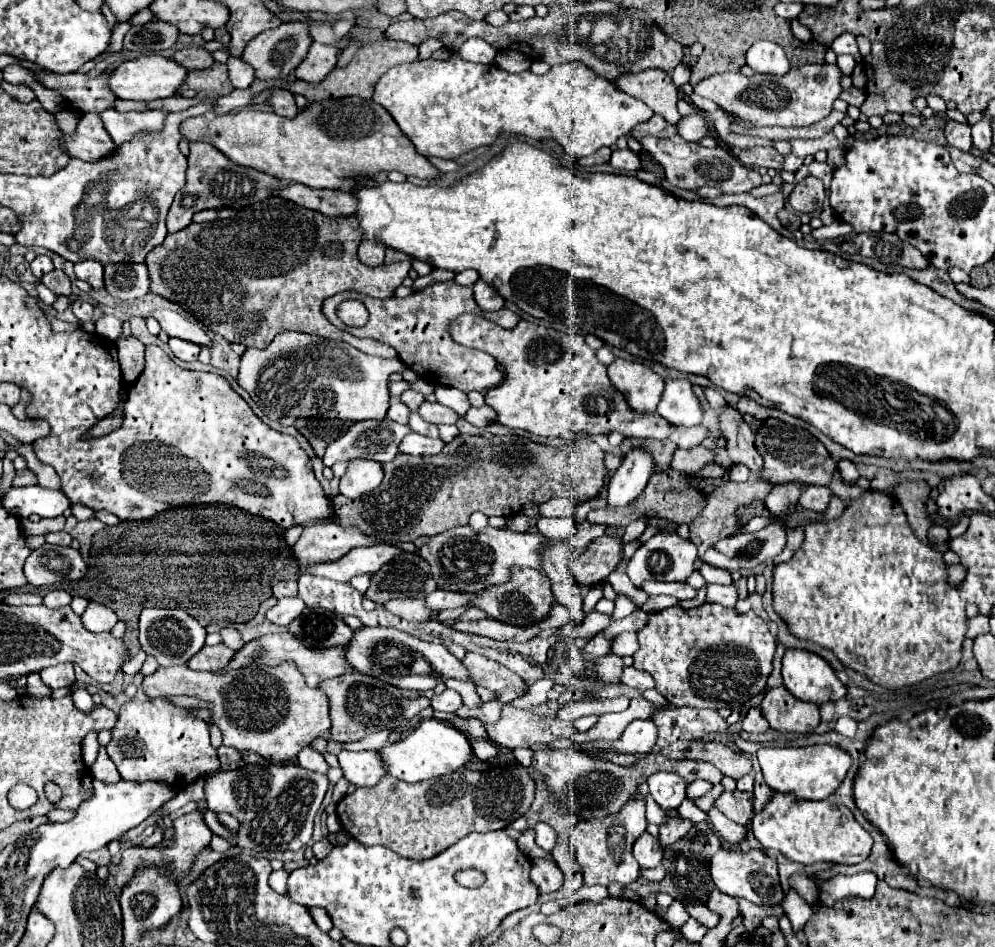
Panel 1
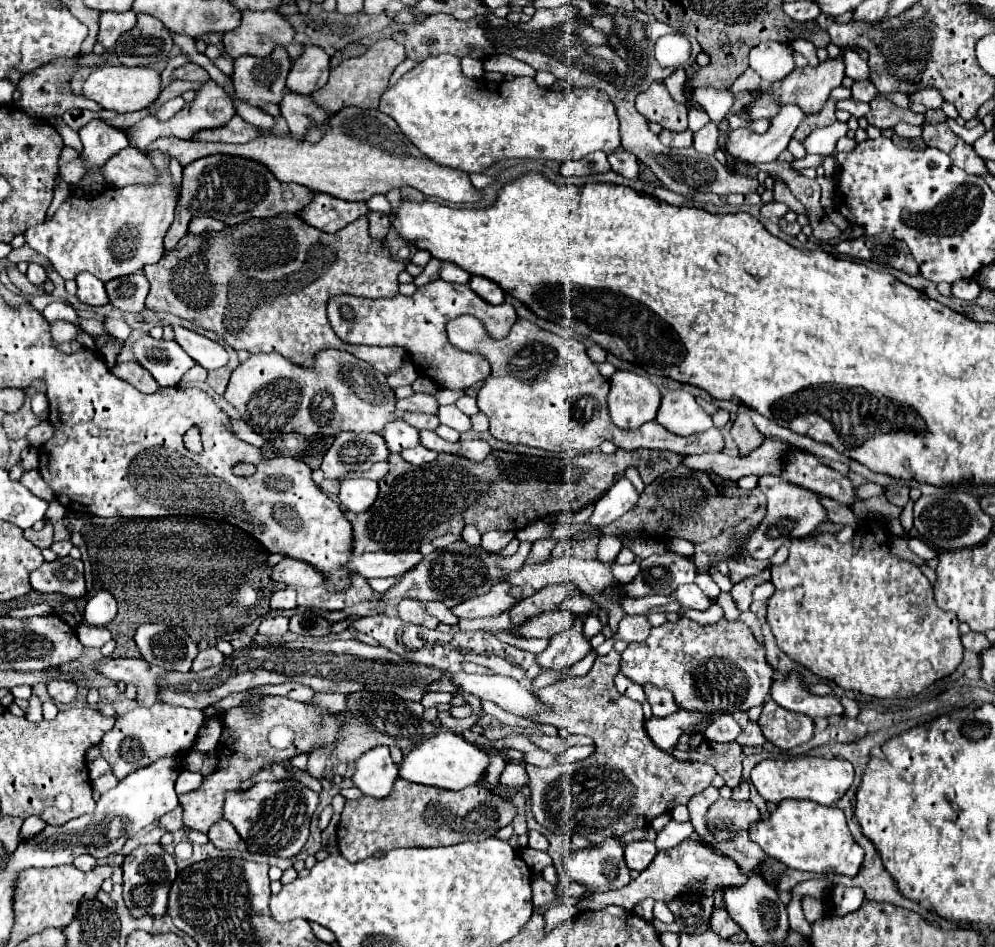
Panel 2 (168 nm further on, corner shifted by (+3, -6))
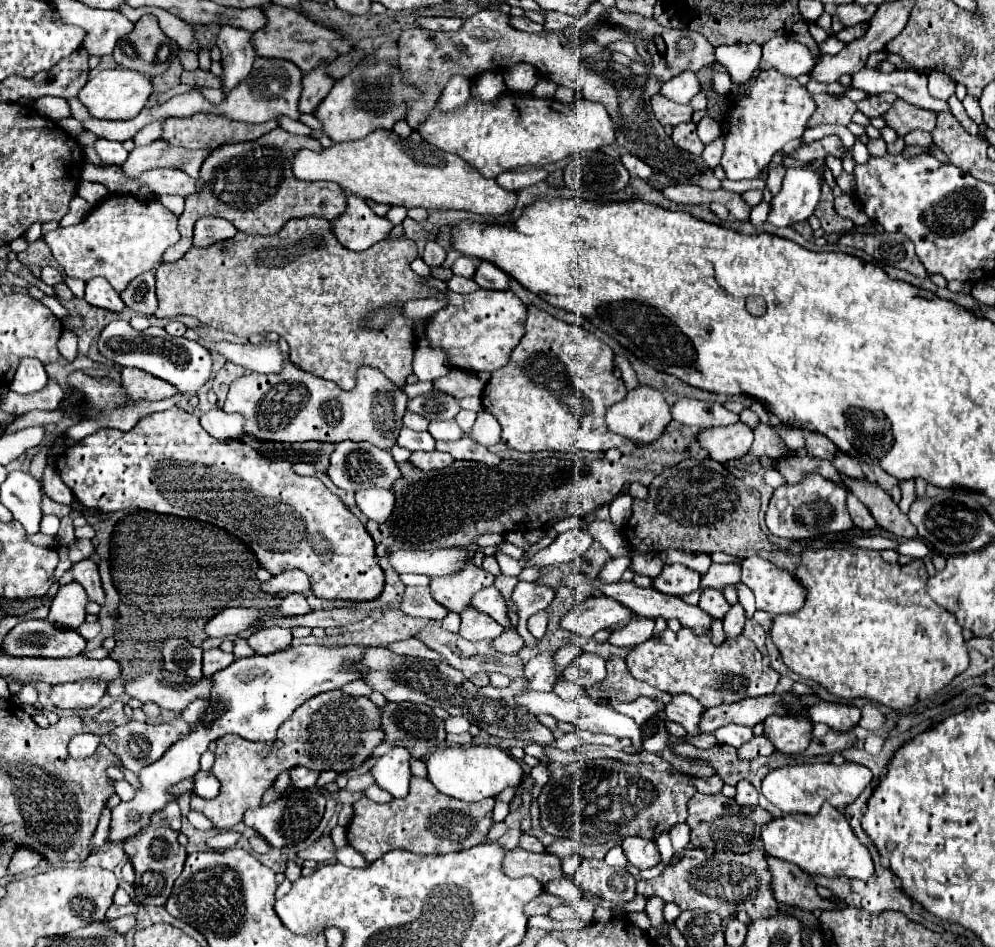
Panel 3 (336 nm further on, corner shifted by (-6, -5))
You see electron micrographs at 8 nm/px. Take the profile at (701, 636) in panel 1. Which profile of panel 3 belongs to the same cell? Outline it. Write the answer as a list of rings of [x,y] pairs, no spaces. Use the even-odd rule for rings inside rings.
[[[686,627],[678,633],[664,629],[662,635],[636,645],[626,655],[626,665],[634,679],[670,695],[692,695],[706,709],[720,703],[736,703],[748,697],[770,695],[780,679],[780,673],[764,663],[762,653],[748,637],[738,635],[734,639],[724,639],[722,645],[714,645],[710,633],[696,635]]]

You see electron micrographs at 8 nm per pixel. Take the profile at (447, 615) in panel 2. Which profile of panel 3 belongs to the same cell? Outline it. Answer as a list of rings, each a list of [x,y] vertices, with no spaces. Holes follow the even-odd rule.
[[[466,607],[460,613],[462,619],[462,637],[468,641],[480,641],[480,639],[496,639],[502,633],[502,625],[498,625],[490,615],[480,613],[474,607]]]

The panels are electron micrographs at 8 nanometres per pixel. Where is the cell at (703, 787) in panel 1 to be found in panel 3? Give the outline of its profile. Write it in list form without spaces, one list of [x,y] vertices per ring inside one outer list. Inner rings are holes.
[[[676,823],[674,829],[670,829],[670,839],[672,839],[672,845],[674,845],[674,855],[678,857],[684,851],[684,847],[690,845],[688,825],[686,823]]]

